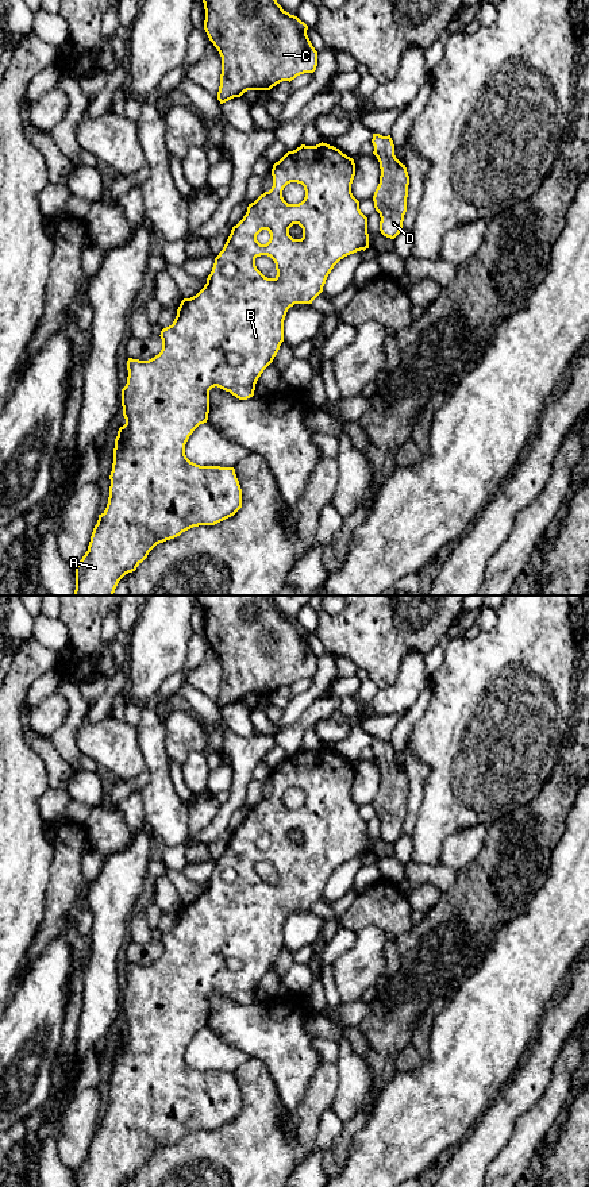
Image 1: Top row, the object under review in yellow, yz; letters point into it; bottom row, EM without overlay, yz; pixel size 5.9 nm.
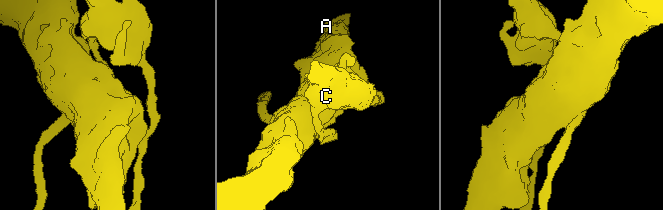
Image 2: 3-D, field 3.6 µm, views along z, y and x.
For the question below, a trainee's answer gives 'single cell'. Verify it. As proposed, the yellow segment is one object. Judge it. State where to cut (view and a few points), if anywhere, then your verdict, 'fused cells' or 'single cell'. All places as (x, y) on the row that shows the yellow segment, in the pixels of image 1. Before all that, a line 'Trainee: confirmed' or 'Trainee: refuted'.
Trainee: confirmed
cut none; single cell

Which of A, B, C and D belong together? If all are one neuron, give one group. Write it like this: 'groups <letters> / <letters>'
groups A B C D

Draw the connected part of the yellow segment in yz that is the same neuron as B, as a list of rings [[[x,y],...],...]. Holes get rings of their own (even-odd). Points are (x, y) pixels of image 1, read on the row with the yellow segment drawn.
[[[323,142],[316,146],[301,144],[273,165],[272,176],[272,189],[249,204],[243,219],[232,227],[223,250],[215,258],[204,288],[196,296],[184,298],[173,324],[161,331],[161,352],[149,361],[127,361],[128,377],[122,389],[126,424],[119,428],[115,439],[108,504],[99,515],[88,551],[76,566],[74,596],[113,596],[119,581],[135,571],[157,544],[174,539],[193,527],[215,525],[242,508],[242,489],[234,467],[200,466],[185,455],[189,436],[208,420],[209,390],[217,386],[239,400],[253,397],[258,378],[273,362],[284,342],[288,309],[294,304],[312,304],[340,259],[369,248],[367,217],[351,193],[355,176],[353,158]],[[290,182],[304,186],[305,197],[299,204],[288,204],[282,197],[284,188]],[[293,224],[303,228],[301,239],[289,235]],[[262,230],[270,234],[266,244],[257,240]],[[261,255],[274,261],[274,278],[265,277],[257,269],[255,258]]]

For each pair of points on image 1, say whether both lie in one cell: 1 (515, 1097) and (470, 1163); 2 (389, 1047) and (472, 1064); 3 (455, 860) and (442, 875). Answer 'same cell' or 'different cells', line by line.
1: same cell
2: different cells
3: different cells

